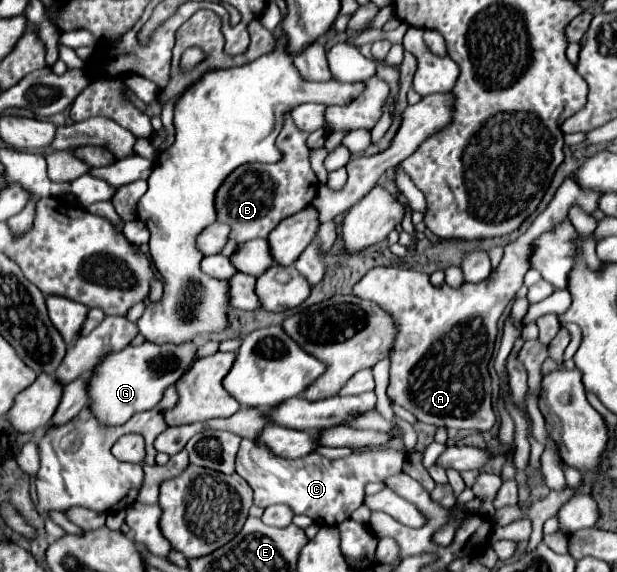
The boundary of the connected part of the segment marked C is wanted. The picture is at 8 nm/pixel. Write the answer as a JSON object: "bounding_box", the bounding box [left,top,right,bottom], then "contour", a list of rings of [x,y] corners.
{"bounding_box":[236,439,406,525],"contour":[[[242,439],[236,457],[236,473],[240,473],[254,489],[254,505],[264,509],[282,503],[294,513],[308,515],[318,525],[340,525],[362,505],[366,483],[386,481],[388,477],[402,473],[404,461],[406,453],[392,447],[360,451],[342,459],[326,459],[312,453],[310,457],[288,461],[272,455],[272,451],[258,441]]]}

